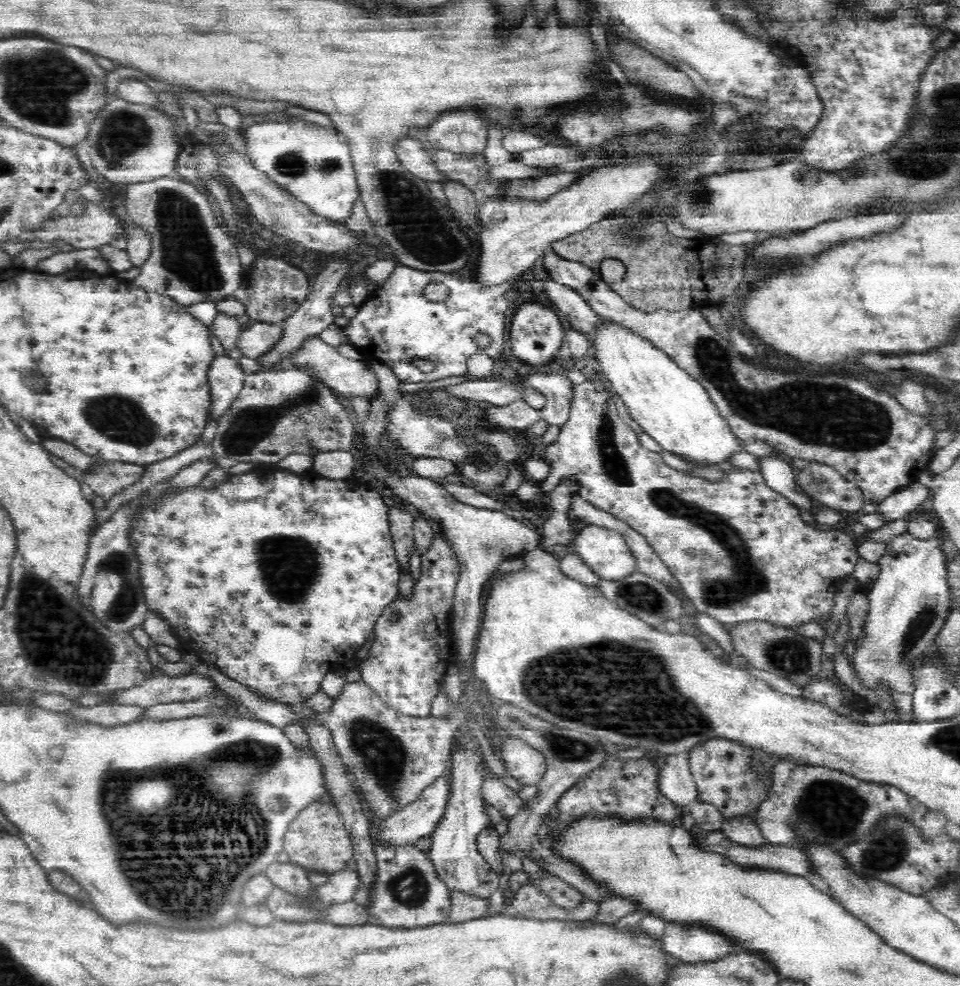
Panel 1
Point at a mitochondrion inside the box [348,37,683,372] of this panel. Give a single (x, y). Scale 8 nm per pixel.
(416, 223)

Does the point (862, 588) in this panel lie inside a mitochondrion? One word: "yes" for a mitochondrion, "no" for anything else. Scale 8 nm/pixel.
no

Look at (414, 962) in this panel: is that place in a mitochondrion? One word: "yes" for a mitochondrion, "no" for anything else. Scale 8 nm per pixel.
no

